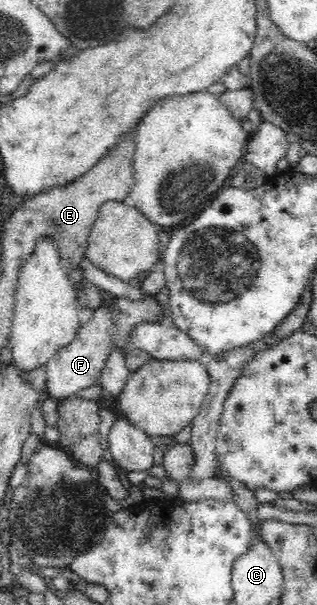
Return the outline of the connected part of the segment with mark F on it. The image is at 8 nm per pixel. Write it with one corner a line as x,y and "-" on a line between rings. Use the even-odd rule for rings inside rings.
148,296
145,300
131,300
113,298
109,306
95,310
92,320
81,324
76,334
76,340
61,348
54,359
47,362
46,387
44,397
65,399
77,396
80,390
93,387
106,368
107,360
115,351
125,351
132,343
132,333
143,323
165,324
171,320
171,309
164,308
157,302
155,296

